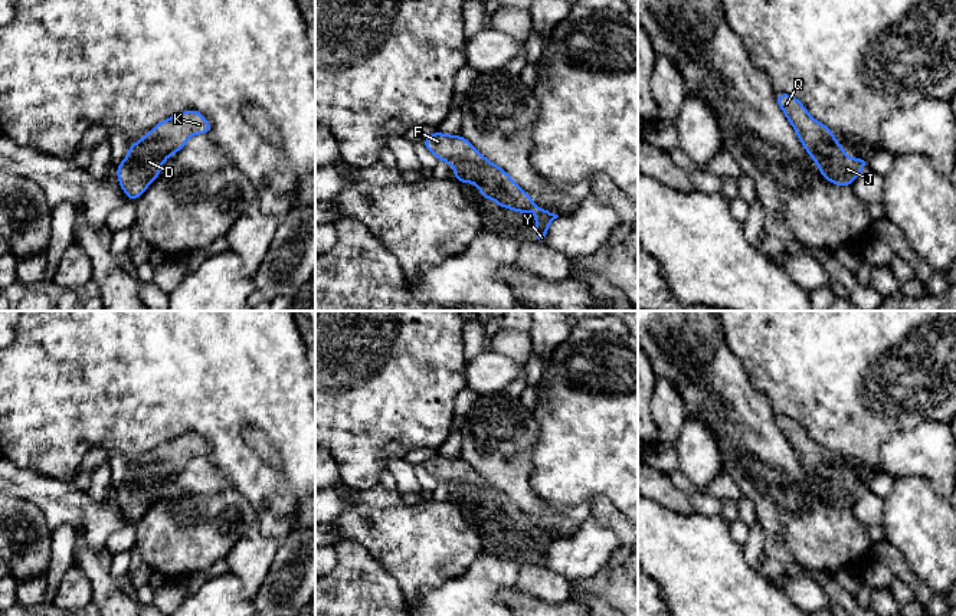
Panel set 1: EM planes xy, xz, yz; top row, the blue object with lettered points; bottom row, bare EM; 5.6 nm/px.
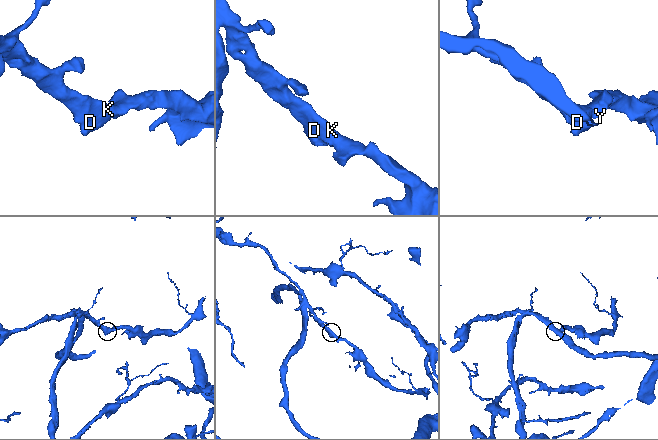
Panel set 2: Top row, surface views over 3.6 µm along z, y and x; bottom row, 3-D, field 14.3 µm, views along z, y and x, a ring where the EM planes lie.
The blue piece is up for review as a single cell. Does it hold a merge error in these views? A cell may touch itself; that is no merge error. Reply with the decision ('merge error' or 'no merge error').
no merge error

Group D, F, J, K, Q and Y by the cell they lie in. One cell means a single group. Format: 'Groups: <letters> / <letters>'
Groups: D F J K Q Y

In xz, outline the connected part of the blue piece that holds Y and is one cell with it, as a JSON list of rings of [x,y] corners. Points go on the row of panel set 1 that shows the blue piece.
[[[439,131],[426,137],[422,144],[441,161],[452,164],[456,170],[454,177],[459,183],[475,183],[482,199],[492,199],[501,209],[511,207],[515,213],[536,212],[536,243],[546,243],[549,225],[559,216],[538,207],[531,197],[504,171],[490,163],[468,140],[461,135],[445,135]]]

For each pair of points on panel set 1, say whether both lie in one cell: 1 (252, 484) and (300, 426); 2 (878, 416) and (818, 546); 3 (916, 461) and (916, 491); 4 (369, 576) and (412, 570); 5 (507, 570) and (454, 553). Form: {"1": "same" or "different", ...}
{"1": "same", "2": "different", "3": "different", "4": "different", "5": "different"}

